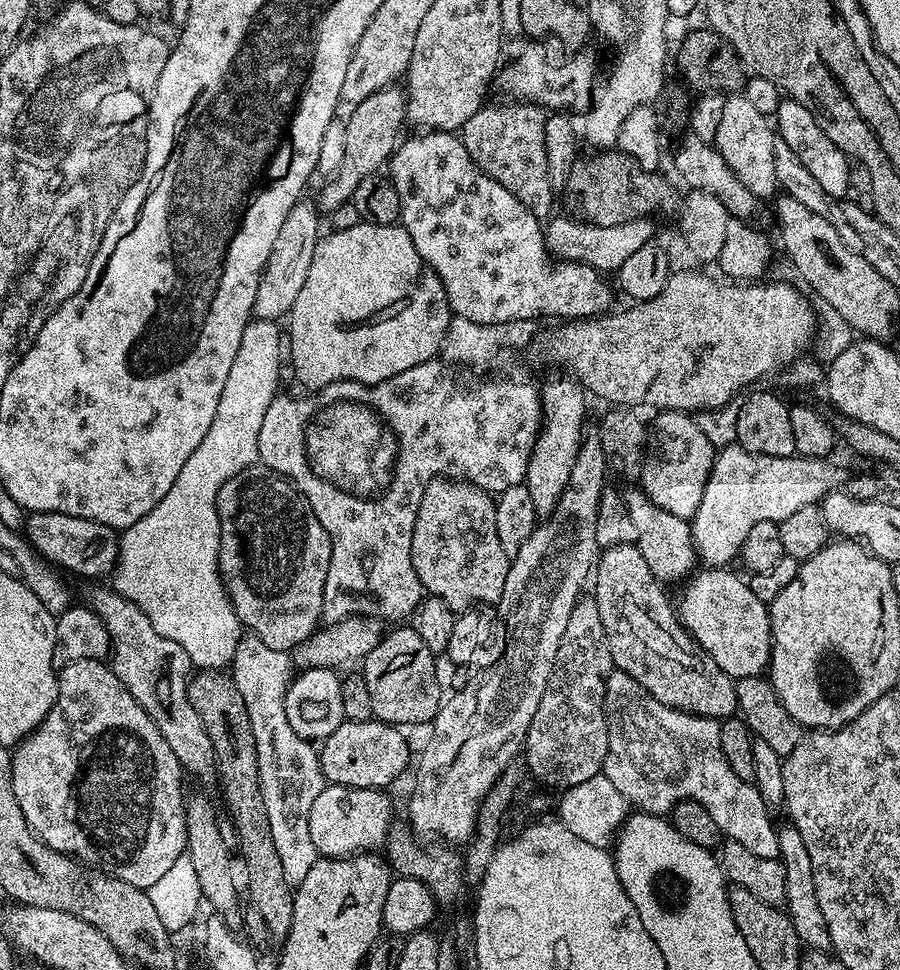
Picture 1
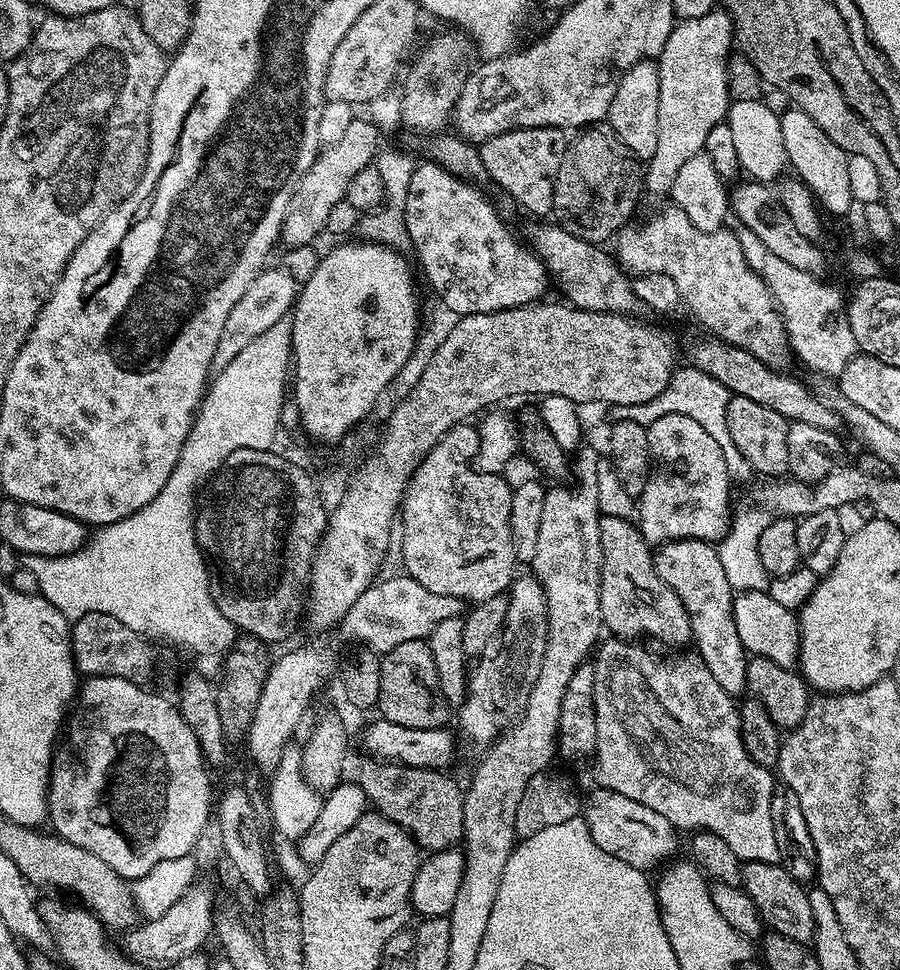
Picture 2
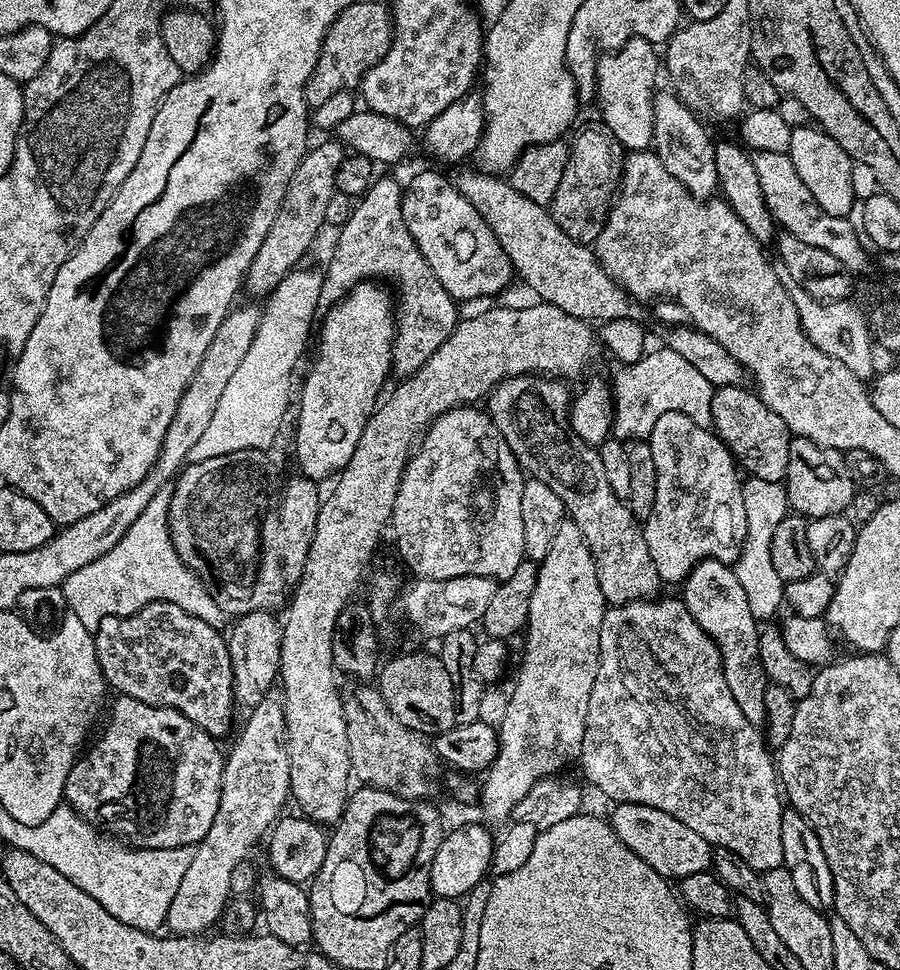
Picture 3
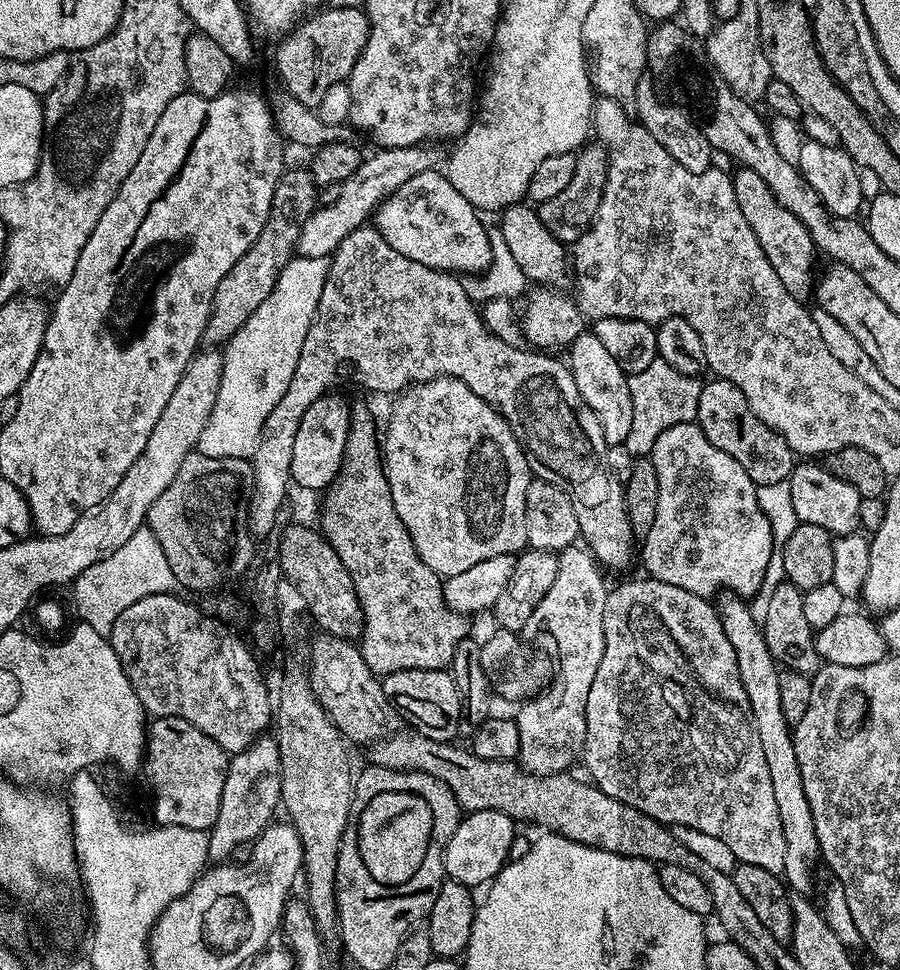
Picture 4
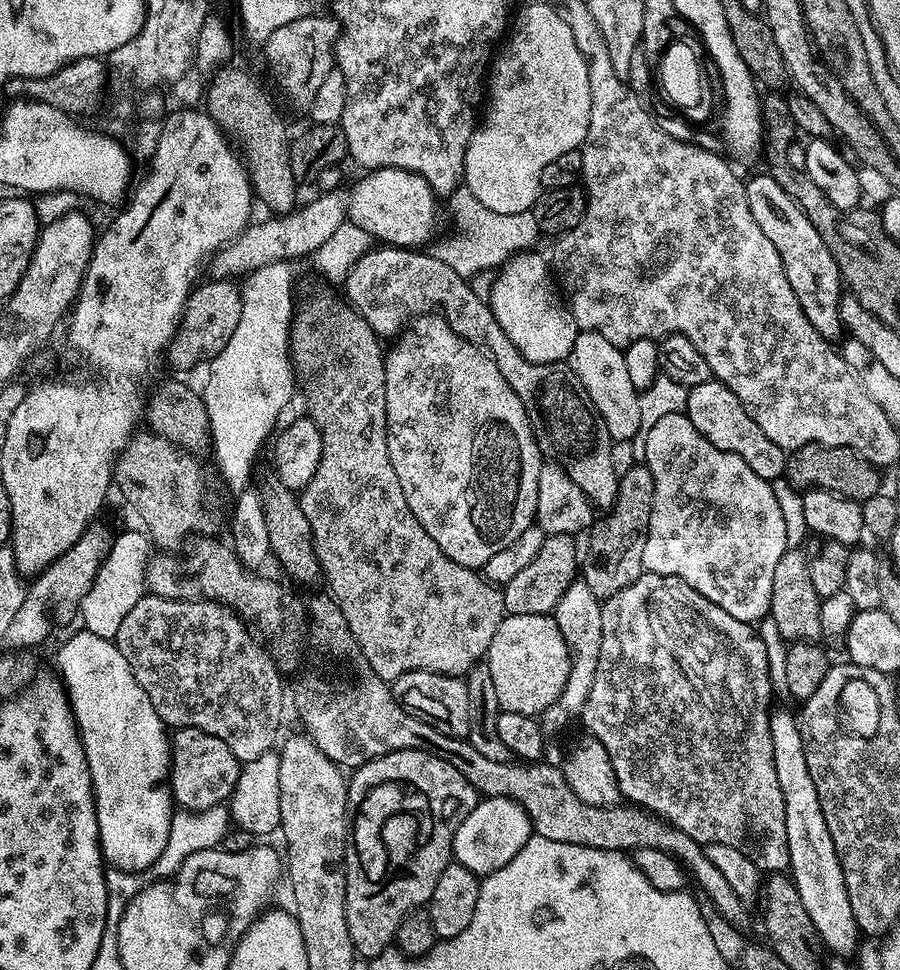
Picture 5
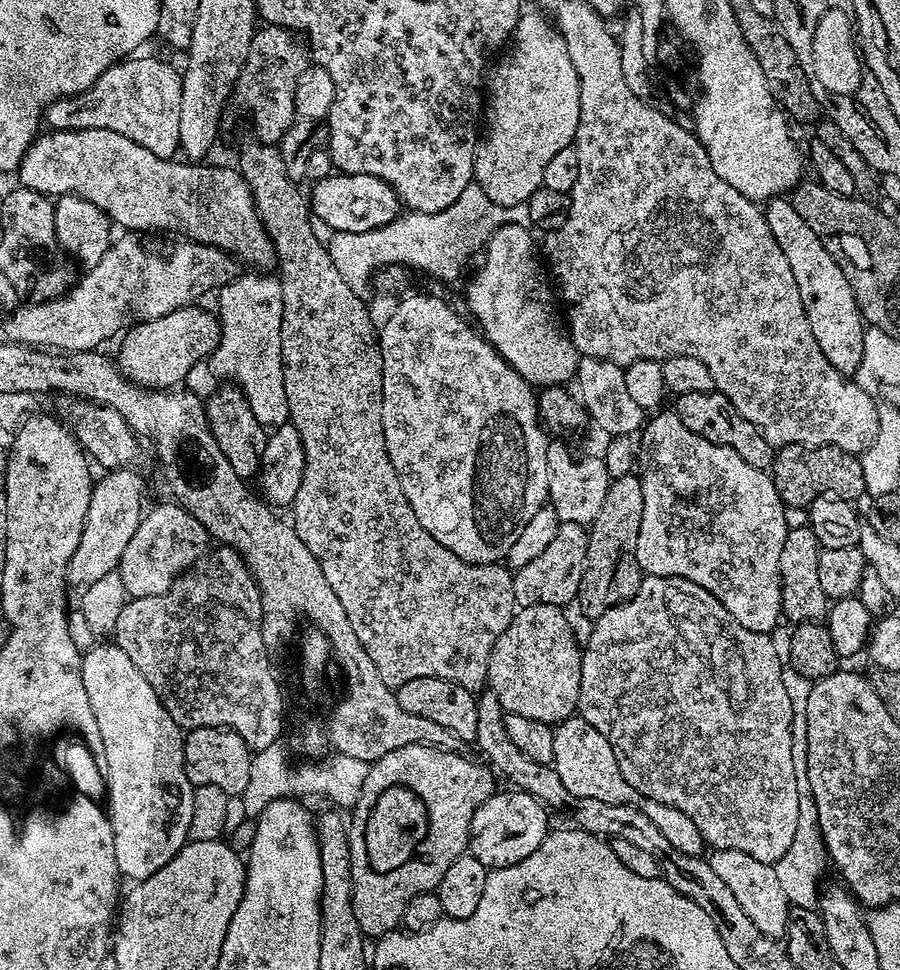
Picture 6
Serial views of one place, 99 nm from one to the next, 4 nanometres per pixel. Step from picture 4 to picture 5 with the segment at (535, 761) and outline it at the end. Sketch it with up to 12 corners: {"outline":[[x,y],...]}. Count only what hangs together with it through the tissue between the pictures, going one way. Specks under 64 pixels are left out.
{"outline":[[573,580],[554,617],[569,680],[543,712],[545,733],[584,711],[602,648],[601,597]]}

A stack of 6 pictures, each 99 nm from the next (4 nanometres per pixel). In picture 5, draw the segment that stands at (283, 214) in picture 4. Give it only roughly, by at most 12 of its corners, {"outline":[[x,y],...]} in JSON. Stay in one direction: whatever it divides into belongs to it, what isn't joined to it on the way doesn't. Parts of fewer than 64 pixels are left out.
{"outline":[[241,285],[193,287],[166,360],[207,365],[242,314]]}

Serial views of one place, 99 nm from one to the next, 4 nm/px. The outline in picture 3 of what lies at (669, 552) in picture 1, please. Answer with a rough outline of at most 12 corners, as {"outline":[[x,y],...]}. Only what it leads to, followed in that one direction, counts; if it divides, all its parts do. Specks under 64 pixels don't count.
{"outline":[[702,560],[682,599],[756,728],[770,683],[735,567]]}

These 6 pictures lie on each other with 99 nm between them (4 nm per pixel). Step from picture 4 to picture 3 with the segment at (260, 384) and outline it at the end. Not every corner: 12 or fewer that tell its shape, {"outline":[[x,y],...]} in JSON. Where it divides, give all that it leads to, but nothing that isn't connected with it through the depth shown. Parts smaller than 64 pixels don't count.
{"outline":[[288,272],[188,464],[271,449],[323,275]]}

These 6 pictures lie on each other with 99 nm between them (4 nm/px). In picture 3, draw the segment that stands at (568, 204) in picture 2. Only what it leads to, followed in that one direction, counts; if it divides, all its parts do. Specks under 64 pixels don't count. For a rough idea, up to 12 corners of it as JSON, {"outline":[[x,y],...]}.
{"outline":[[603,126],[570,140],[550,211],[595,245],[626,150]]}

